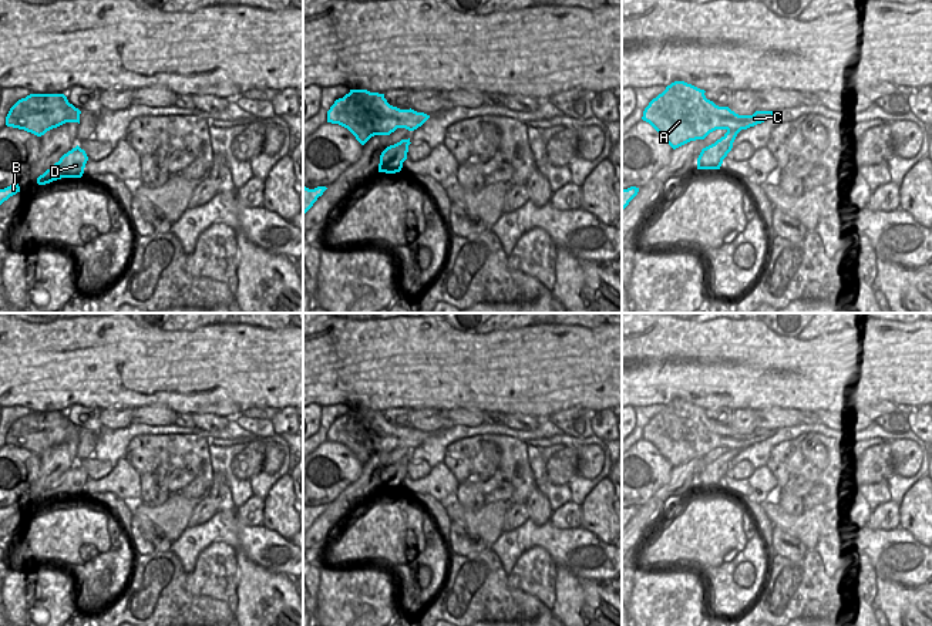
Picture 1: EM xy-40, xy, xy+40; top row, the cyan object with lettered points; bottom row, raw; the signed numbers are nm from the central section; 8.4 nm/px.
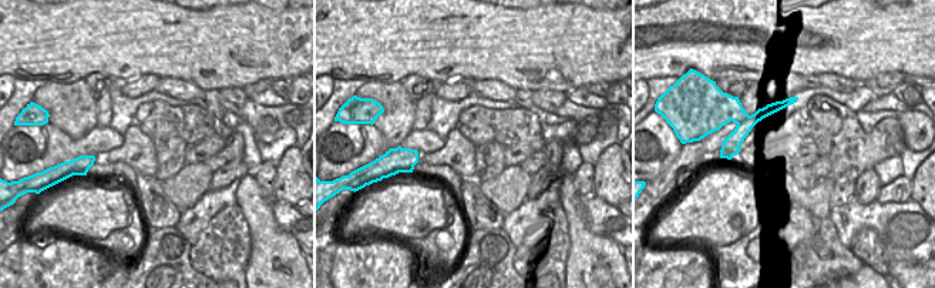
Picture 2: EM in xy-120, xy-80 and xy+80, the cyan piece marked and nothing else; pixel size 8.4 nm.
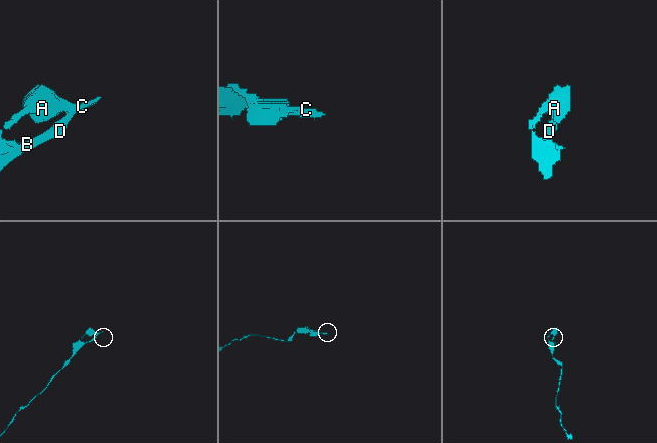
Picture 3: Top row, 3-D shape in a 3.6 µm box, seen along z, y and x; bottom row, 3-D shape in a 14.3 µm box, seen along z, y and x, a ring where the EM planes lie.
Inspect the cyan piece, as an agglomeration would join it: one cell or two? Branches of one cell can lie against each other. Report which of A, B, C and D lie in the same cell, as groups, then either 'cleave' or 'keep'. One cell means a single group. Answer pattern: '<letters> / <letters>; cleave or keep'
A / B C D; cleave

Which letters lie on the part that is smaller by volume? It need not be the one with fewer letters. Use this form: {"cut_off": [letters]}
{"cut_off": ["A"]}

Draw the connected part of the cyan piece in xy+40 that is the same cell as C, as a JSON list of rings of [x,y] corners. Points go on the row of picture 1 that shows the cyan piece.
[[[731,111],[731,118],[737,124],[737,131],[736,132],[727,131],[714,144],[703,148],[697,158],[697,169],[720,169],[723,159],[733,148],[733,142],[737,134],[741,129],[747,129],[750,127],[754,127],[773,118],[775,114],[777,111],[756,111],[753,115],[738,115],[734,111]]]

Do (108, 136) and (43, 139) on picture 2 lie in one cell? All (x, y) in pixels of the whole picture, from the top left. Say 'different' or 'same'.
same

